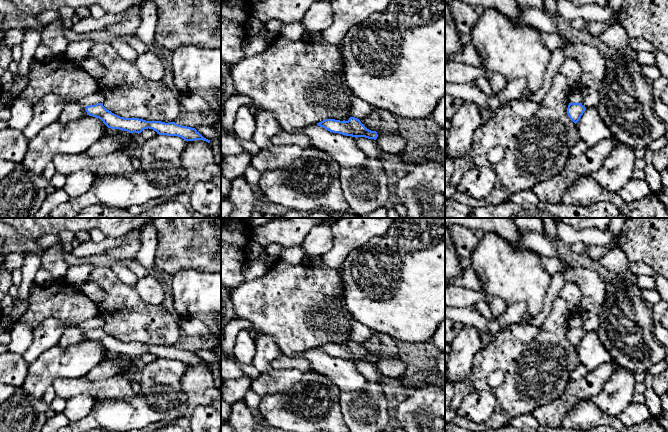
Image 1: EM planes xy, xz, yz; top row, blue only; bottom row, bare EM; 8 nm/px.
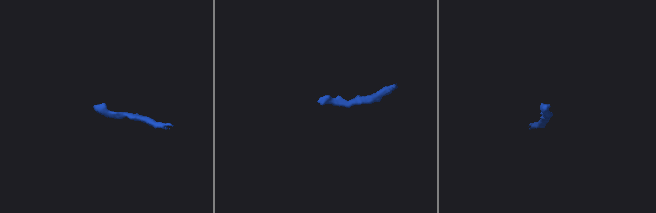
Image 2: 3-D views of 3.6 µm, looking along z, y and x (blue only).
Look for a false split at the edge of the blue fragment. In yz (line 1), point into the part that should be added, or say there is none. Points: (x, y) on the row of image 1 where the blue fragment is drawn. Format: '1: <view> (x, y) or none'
1: none

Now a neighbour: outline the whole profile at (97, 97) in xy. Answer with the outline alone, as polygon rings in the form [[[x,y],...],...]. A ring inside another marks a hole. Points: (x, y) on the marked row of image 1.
[[[96,91],[95,93],[91,95],[84,96],[83,98],[79,100],[79,102],[85,107],[89,105],[95,105],[97,103],[103,103],[104,95],[101,91]]]

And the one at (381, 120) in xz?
[[[373,107],[370,115],[360,121],[367,129],[376,131],[378,136],[400,134],[396,115],[384,108]]]

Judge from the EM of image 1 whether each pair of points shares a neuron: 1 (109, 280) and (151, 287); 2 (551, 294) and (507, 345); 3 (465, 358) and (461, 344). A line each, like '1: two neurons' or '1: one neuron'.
1: two neurons
2: two neurons
3: one neuron

